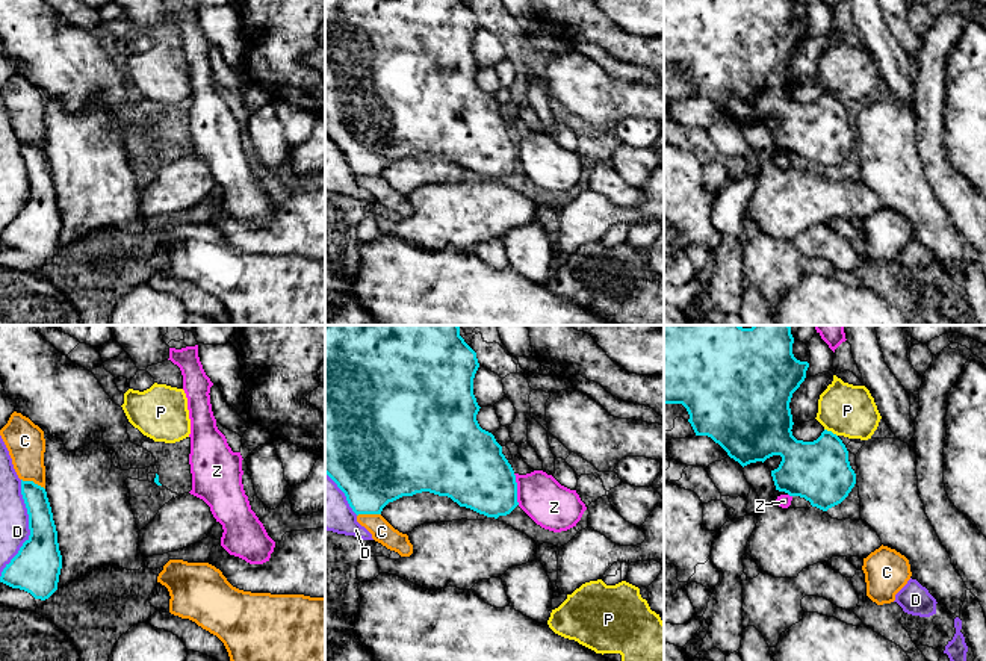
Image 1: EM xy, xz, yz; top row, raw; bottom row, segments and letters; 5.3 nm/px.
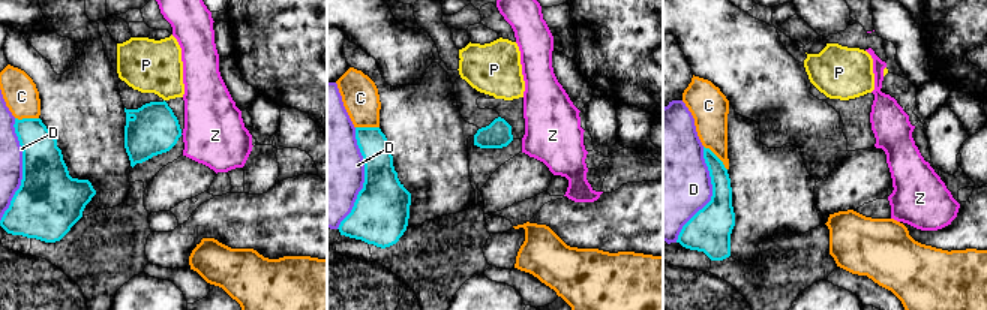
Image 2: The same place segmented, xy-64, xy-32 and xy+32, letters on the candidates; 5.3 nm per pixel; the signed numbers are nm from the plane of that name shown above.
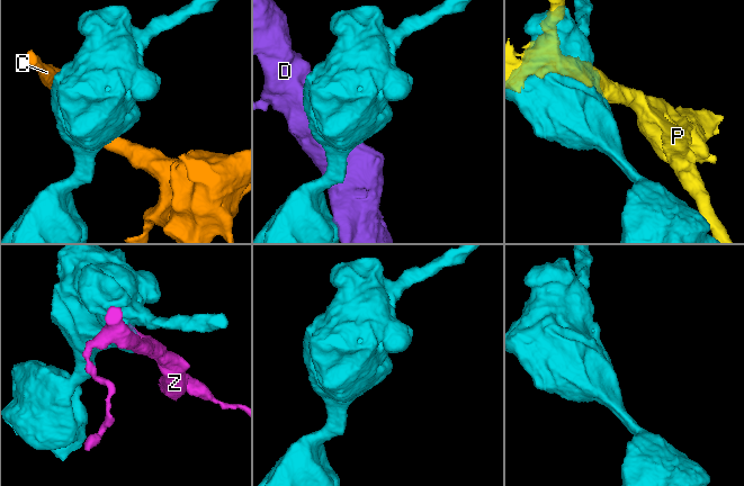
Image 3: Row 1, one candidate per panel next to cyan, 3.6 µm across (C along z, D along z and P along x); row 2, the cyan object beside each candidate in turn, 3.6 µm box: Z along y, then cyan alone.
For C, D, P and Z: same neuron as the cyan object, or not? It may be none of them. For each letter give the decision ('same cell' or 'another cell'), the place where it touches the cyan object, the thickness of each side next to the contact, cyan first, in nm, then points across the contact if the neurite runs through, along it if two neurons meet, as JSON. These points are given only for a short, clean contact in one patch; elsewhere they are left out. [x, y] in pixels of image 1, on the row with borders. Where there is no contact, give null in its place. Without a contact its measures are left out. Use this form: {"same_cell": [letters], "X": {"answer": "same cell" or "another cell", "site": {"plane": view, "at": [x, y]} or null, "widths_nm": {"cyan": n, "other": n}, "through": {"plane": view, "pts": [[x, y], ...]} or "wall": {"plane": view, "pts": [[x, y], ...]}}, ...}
{"same_cell": [], "C": {"answer": "another cell", "site": {"plane": "xy", "at": [32, 481]}, "widths_nm": {"cyan": 140, "other": 200}}, "D": {"answer": "another cell", "site": {"plane": "xy", "at": [29, 528]}, "widths_nm": {"cyan": 260, "other": 160}}, "P": {"answer": "another cell", "site": {"plane": "yz", "at": [830, 431]}, "widths_nm": {"cyan": 320, "other": 280}}, "Z": {"answer": "another cell", "site": {"plane": "xz", "at": [516, 489]}, "widths_nm": {"cyan": 360, "other": 240}, "wall": {"plane": "xz", "pts": [[513, 474], [519, 504]]}}}

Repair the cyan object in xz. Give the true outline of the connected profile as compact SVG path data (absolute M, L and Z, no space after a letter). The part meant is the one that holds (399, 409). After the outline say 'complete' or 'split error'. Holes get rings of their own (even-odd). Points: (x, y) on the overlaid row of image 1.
M325 325L325 473L345 493L357 516L381 514L389 502L422 492L448 496L460 507L495 519L510 514L519 505L514 470L495 436L476 420L481 407L473 395L473 378L478 368L476 352L460 336L458 325Z; complete

